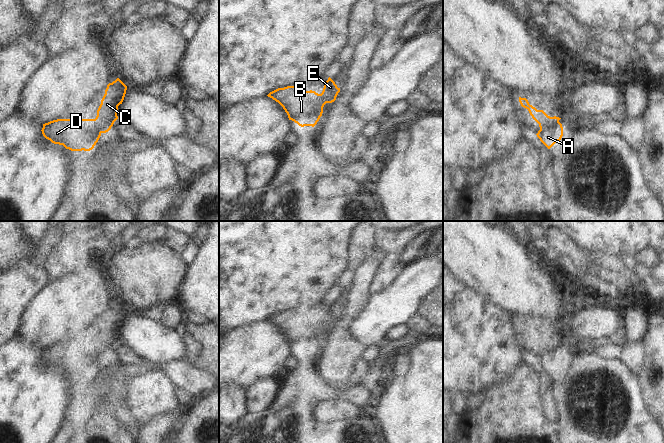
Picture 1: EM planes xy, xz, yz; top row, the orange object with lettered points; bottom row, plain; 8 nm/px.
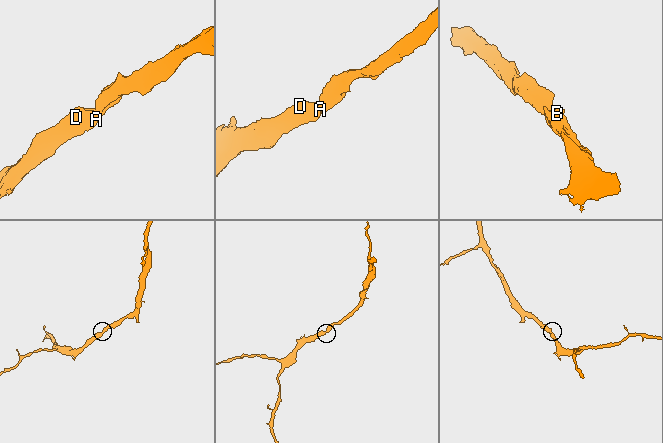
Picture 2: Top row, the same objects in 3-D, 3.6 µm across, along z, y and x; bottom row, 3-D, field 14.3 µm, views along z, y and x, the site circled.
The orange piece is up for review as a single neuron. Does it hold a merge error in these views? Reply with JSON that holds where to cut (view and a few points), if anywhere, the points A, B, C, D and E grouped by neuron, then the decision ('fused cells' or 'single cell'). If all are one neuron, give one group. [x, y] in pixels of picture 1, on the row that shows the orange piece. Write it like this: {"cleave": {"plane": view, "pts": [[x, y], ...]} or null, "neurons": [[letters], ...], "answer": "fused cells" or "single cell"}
{"cleave": null, "neurons": [["A", "B", "C", "D", "E"]], "answer": "single cell"}

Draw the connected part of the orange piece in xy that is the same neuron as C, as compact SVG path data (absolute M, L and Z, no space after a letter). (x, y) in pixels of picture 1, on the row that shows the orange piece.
M117 78L107 85L95 119L57 119L43 124L42 134L54 144L63 145L71 151L90 151L98 142L102 133L108 132L118 119L118 106L122 104L127 86Z

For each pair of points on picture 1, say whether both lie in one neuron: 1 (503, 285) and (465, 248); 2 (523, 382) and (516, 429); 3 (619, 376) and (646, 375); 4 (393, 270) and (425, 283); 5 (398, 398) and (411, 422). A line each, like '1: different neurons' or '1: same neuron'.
1: same neuron
2: same neuron
3: different neurons
4: different neurons
5: same neuron

